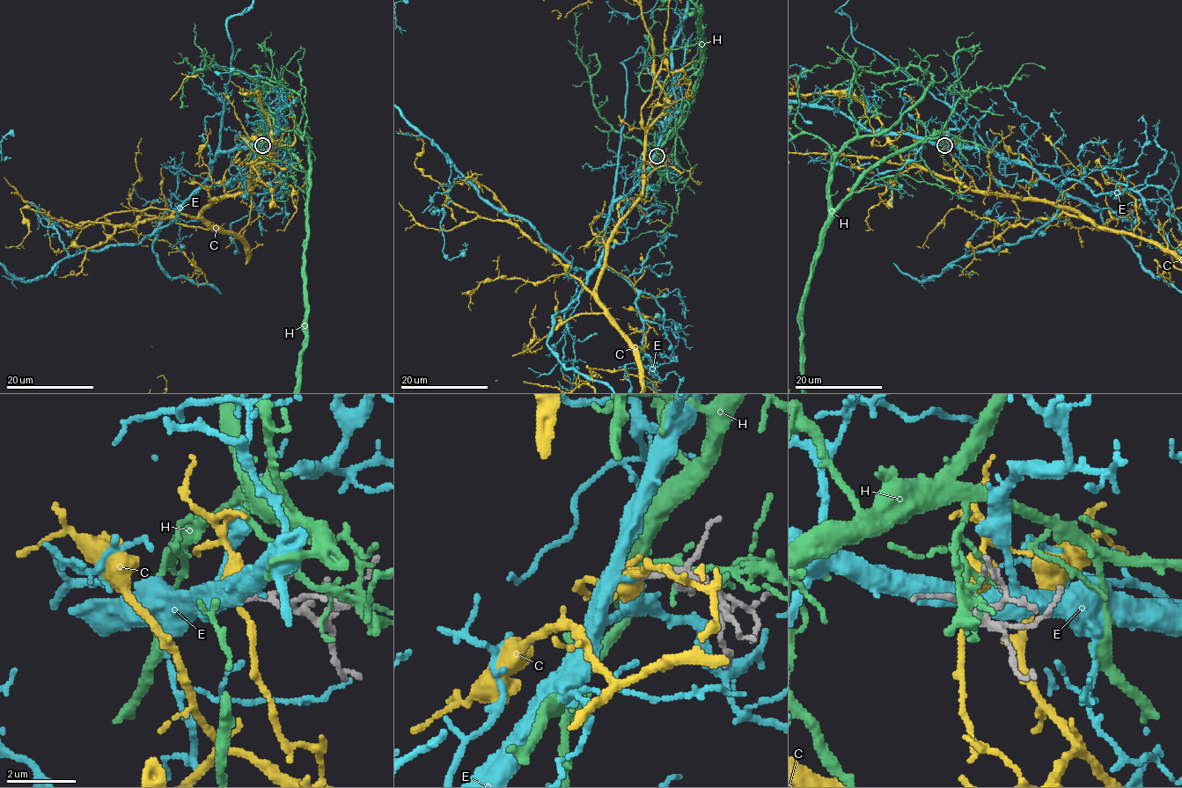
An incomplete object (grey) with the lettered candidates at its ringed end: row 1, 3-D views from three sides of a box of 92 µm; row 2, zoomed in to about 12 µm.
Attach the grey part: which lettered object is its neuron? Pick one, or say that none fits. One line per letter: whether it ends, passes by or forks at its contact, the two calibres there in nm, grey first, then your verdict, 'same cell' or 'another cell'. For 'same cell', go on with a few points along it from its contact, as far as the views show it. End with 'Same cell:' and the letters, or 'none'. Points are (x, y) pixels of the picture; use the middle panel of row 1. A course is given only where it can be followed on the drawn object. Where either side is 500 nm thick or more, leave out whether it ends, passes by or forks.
C: it passes by | 140/400 nm | another cell
E: it passes by | 140/280 nm | same cell | via (657, 156), (631, 190), (614, 199), (627, 92), (621, 62), (643, 53), (646, 60), (632, 50), (623, 26)
H: it passes by | 140/140 nm | another cell
Same cell: E

